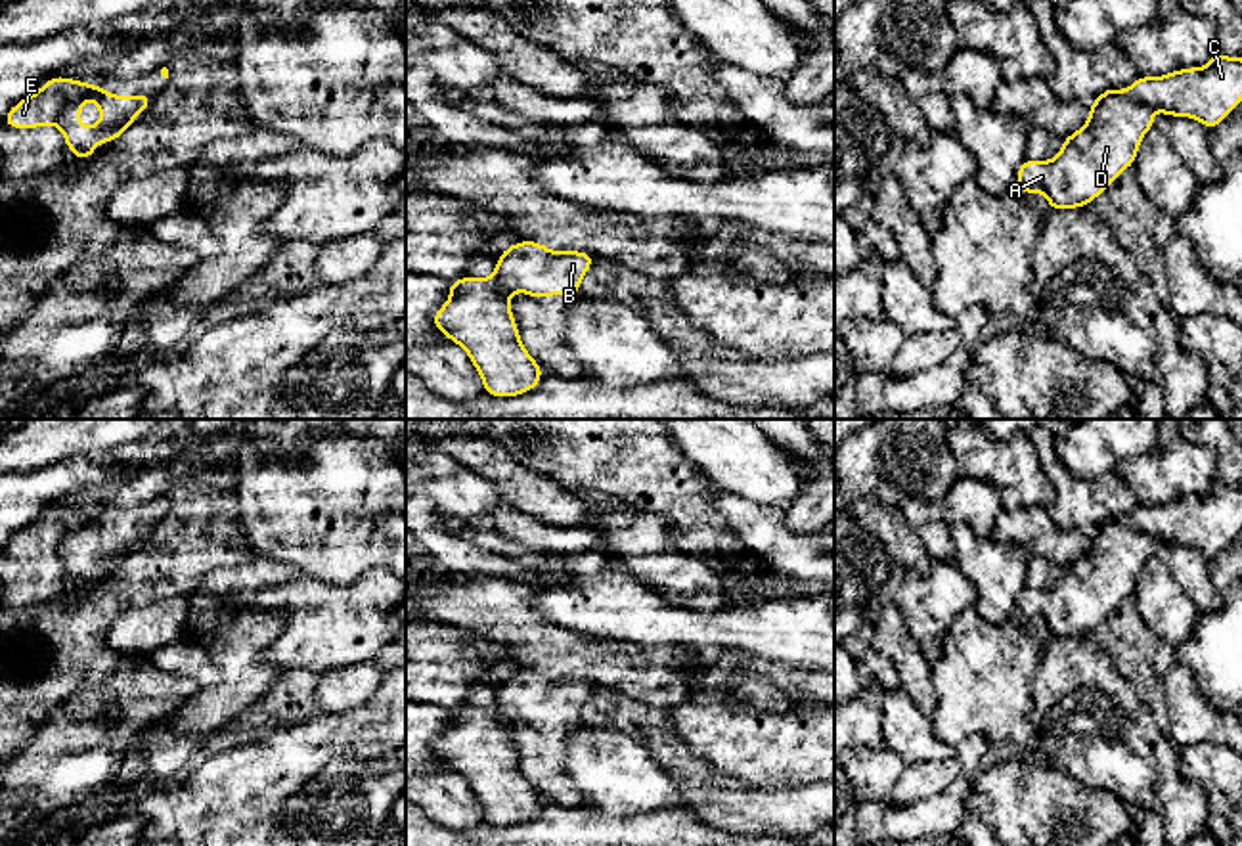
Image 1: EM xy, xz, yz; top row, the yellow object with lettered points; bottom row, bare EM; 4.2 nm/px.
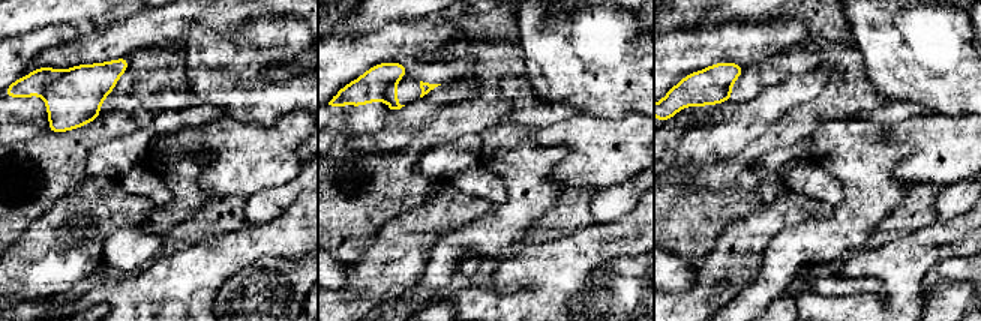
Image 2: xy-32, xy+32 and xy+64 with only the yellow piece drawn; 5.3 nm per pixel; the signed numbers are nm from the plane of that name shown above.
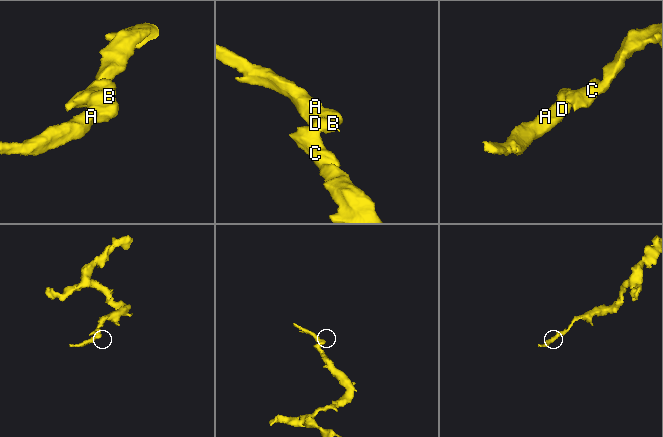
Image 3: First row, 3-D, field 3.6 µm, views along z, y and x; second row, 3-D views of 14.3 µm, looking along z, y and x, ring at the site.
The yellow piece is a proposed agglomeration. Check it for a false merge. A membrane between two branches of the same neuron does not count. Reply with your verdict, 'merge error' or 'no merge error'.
merge error

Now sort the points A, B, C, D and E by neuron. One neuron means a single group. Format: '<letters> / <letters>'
A B D / C E

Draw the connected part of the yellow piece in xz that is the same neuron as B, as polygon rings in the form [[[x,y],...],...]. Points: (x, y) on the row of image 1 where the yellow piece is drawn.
[[[517,241],[498,255],[494,278],[505,295],[578,297],[580,281],[593,264],[593,253],[551,251],[540,241]]]

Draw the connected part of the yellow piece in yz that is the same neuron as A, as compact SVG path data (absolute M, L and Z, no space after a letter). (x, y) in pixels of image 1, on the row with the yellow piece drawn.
M1104 88L1089 105L1087 122L1051 161L1026 159L1016 172L1024 195L1041 191L1051 212L1095 201L1125 168L1135 167L1139 144L1156 126L1152 109L1123 90Z

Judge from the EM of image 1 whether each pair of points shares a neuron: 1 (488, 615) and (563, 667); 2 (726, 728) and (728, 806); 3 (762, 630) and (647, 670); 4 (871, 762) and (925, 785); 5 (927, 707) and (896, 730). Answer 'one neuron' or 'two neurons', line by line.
1: one neuron
2: two neurons
3: two neurons
4: two neurons
5: two neurons

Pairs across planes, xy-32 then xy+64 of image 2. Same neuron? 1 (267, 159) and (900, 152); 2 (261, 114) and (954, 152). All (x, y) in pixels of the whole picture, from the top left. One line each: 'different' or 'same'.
1: different
2: different

